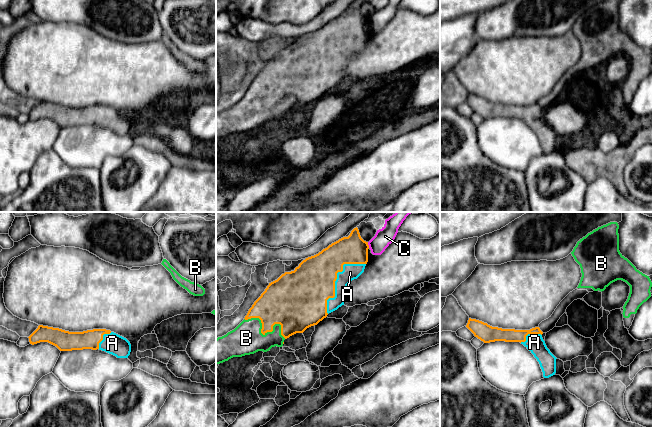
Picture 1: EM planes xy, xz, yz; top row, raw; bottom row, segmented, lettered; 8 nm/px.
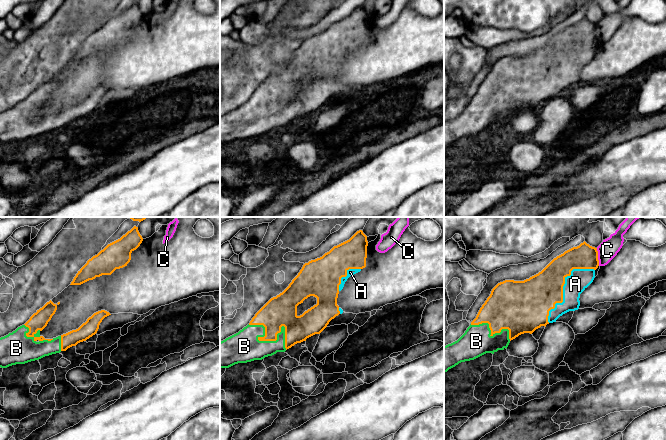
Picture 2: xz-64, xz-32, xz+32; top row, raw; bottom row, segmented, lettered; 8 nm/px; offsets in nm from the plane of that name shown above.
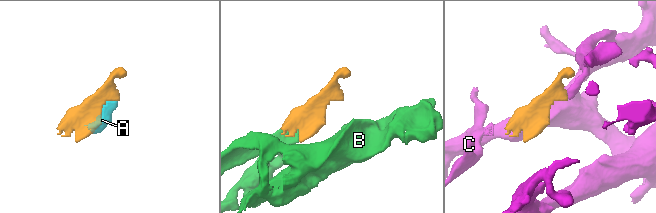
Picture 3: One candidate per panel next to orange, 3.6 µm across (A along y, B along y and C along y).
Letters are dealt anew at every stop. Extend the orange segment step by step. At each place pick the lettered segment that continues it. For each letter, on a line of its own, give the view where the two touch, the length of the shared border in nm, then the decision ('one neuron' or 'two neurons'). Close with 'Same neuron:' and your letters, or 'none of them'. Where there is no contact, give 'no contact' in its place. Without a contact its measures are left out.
A: contact in xz; length 500 nm; one neuron
B: contact in xz; length 380 nm; one neuron
C: contact in xz; length 50 nm; two neurons
Same neuron: A, B

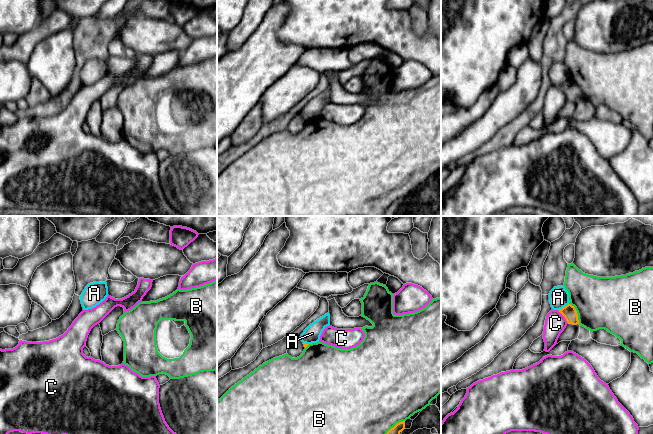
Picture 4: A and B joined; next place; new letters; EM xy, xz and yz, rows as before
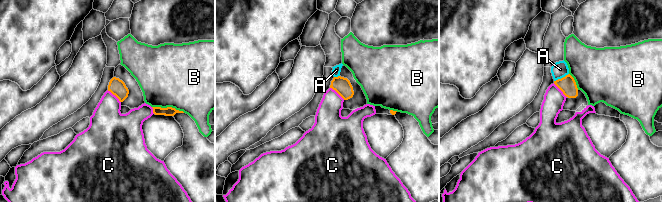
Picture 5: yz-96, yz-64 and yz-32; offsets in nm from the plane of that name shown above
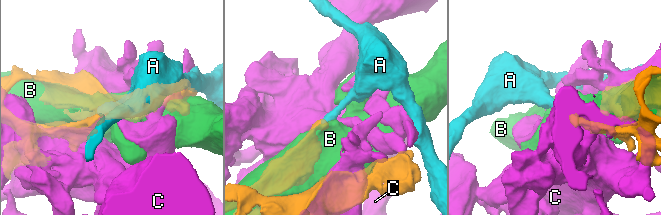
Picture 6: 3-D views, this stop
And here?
A: contact in yz; length 110 nm; two neurons
B: contact in yz; length 190 nm; two neurons
C: contact in yz; length 130 nm; two neurons
Same neuron: none of them

